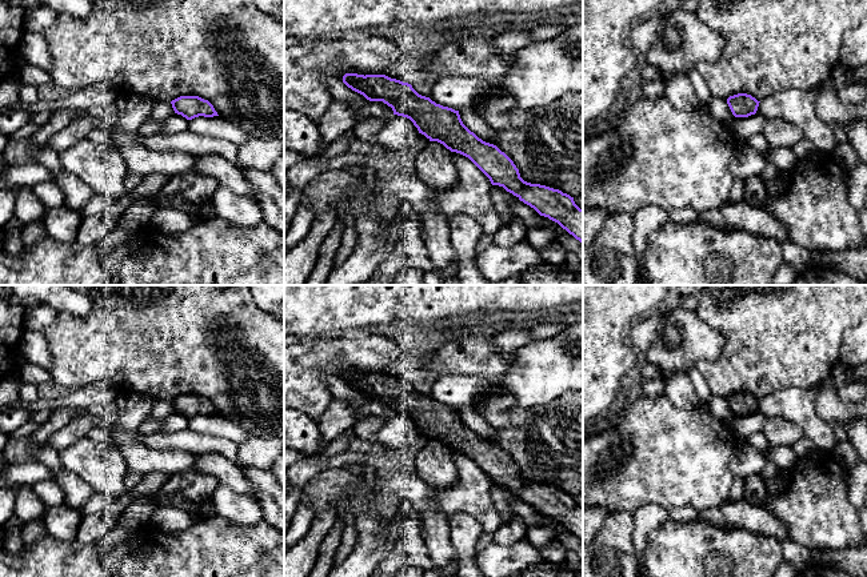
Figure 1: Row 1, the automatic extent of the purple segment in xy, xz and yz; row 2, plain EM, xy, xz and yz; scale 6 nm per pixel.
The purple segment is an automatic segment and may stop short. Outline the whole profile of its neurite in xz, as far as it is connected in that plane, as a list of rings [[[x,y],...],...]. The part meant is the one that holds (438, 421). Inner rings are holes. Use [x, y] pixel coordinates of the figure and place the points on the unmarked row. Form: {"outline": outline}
{"outline": [[[345,372],[343,381],[369,400],[383,400],[392,406],[393,413],[409,417],[429,440],[468,456],[492,484],[503,485],[583,542],[583,508],[574,496],[559,488],[524,480],[504,450],[479,437],[463,422],[459,409],[436,402],[419,393],[411,382],[385,373]]]}

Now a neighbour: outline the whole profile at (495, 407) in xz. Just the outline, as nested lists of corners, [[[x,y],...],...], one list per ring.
[[[494,392],[474,405],[494,428],[510,425],[508,412],[518,408],[515,400],[503,392]]]

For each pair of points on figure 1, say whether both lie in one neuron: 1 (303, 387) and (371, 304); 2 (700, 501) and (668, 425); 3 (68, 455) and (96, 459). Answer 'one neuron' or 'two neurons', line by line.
1: two neurons
2: one neuron
3: one neuron

